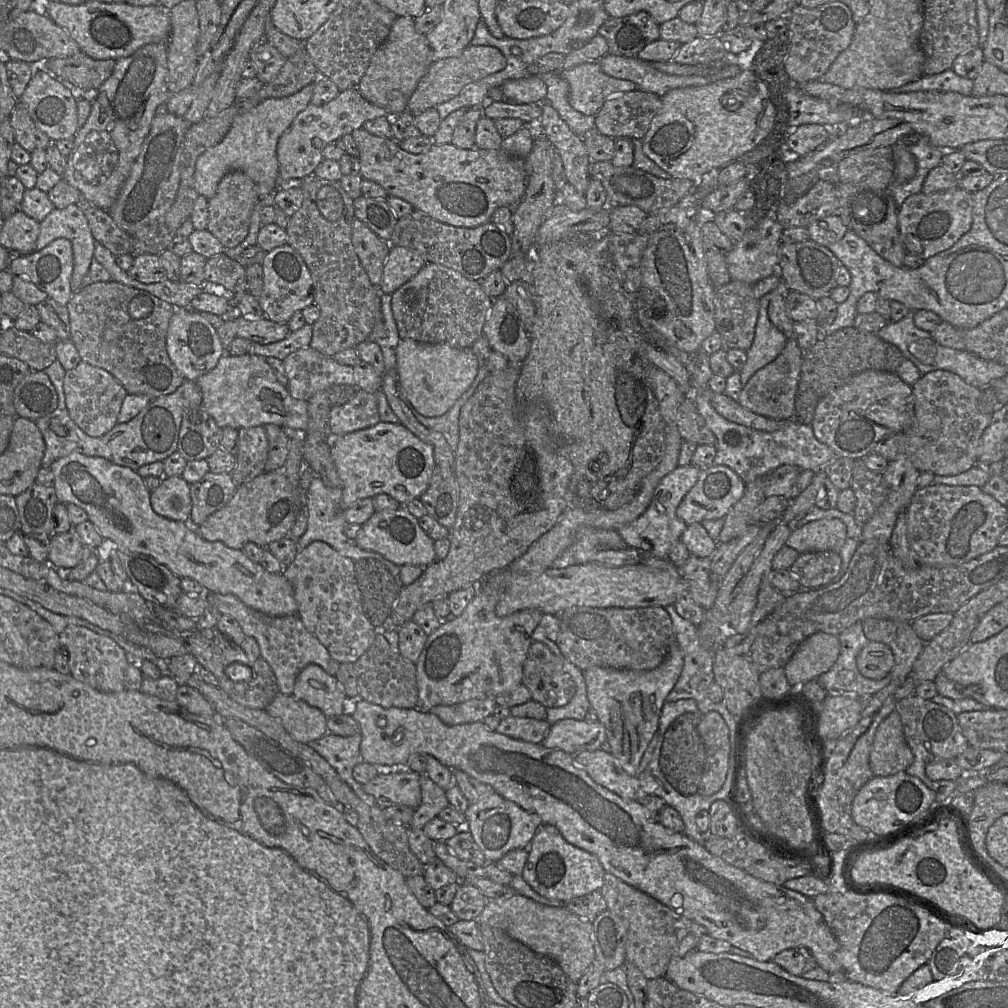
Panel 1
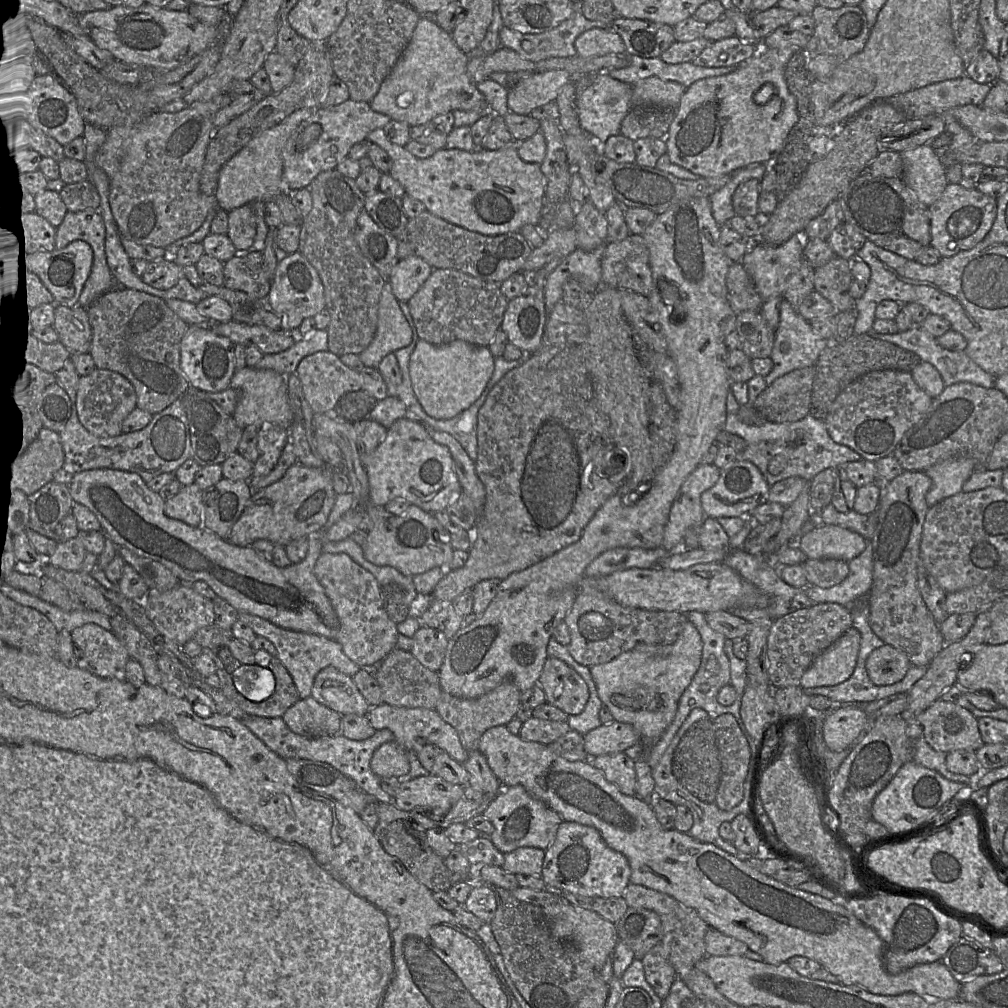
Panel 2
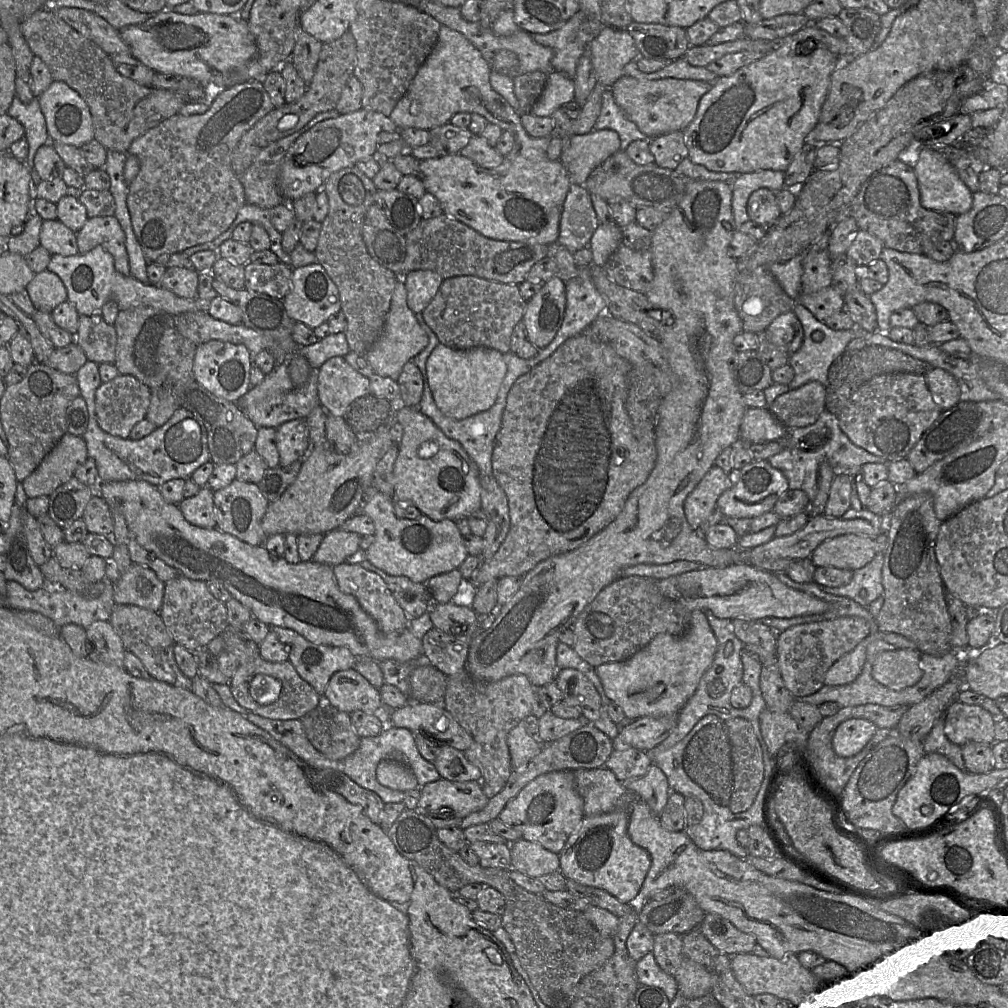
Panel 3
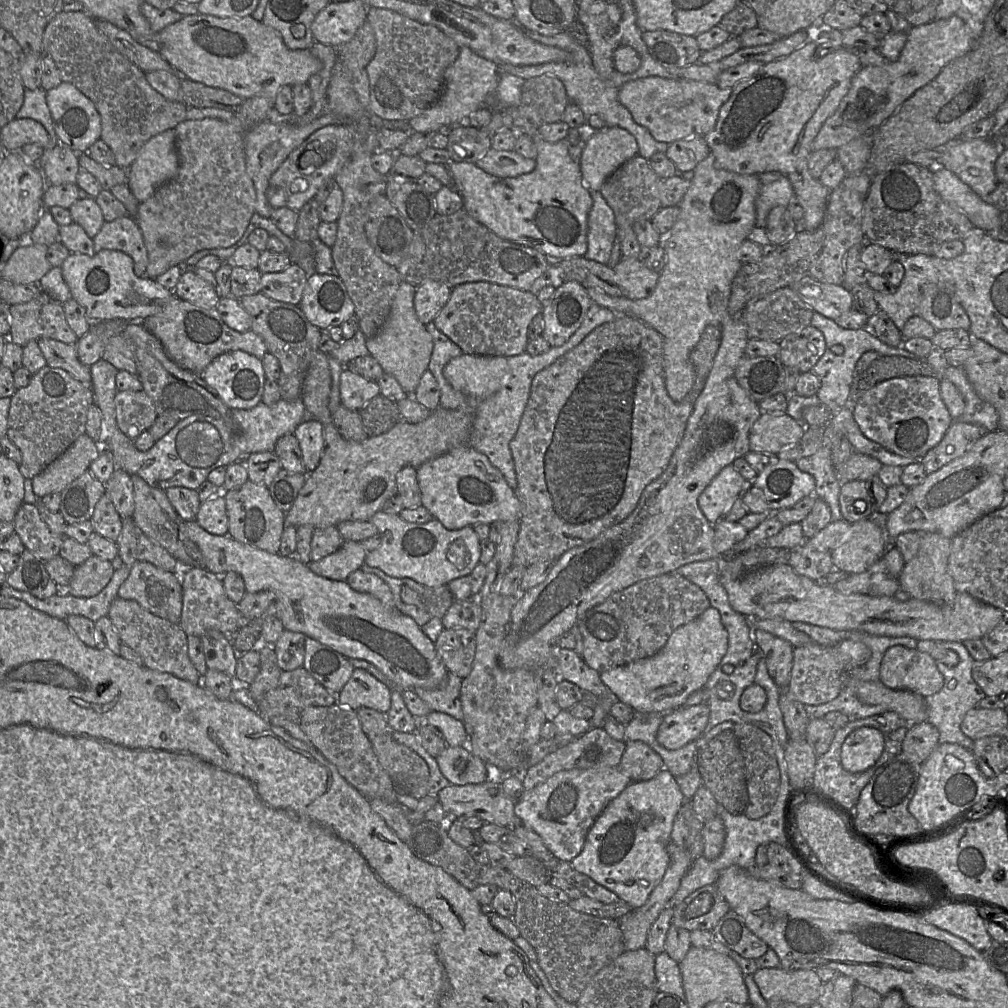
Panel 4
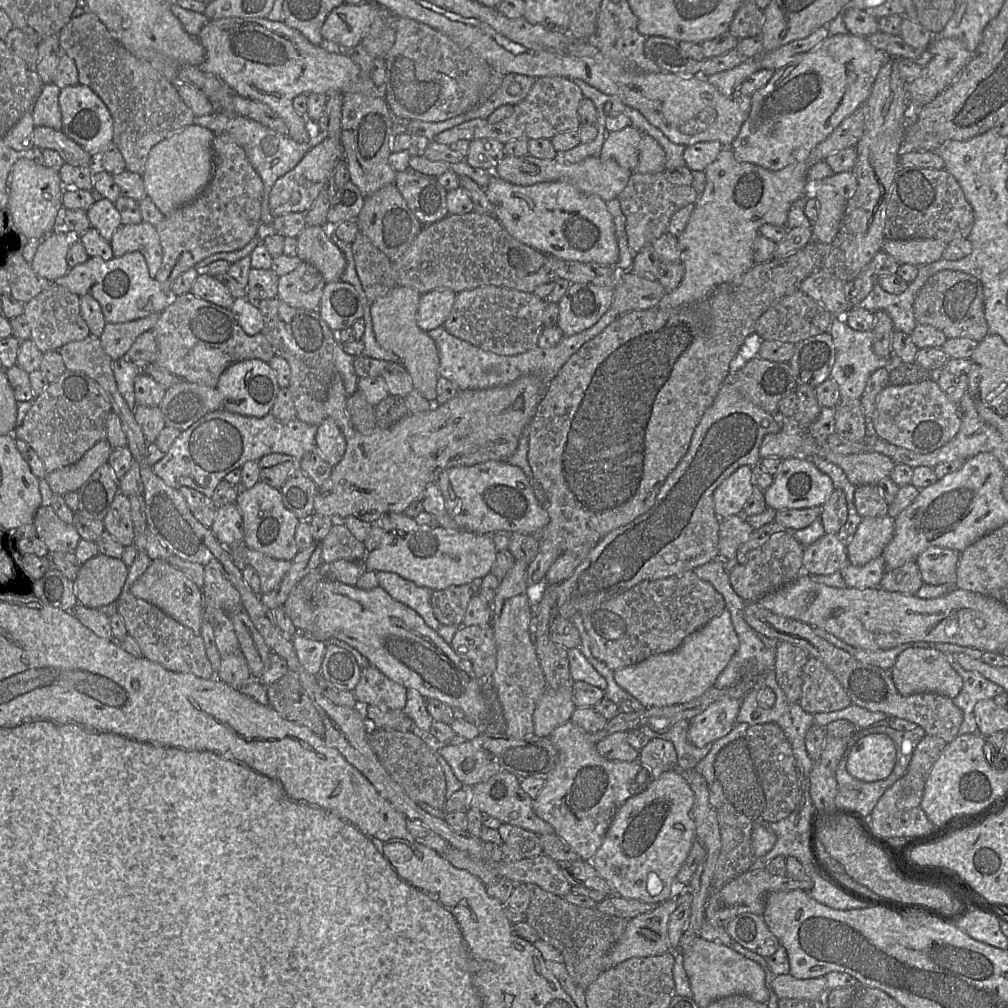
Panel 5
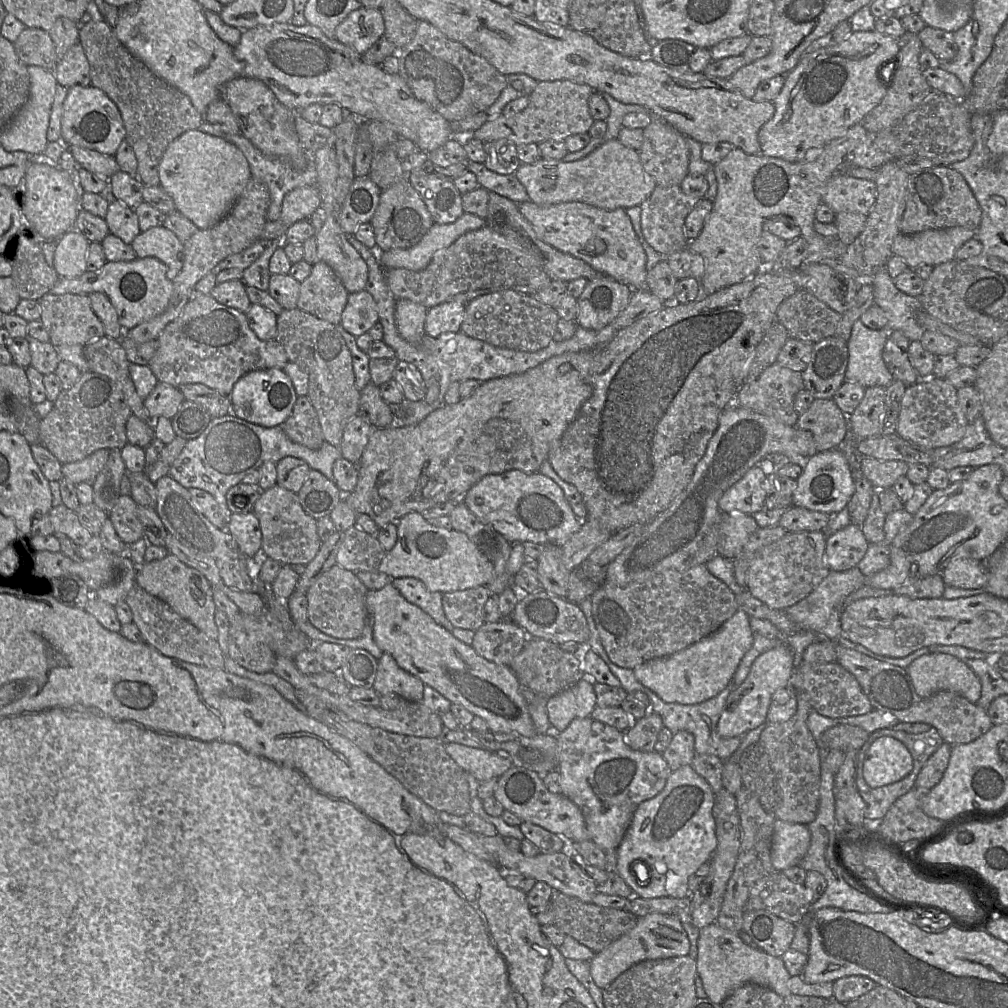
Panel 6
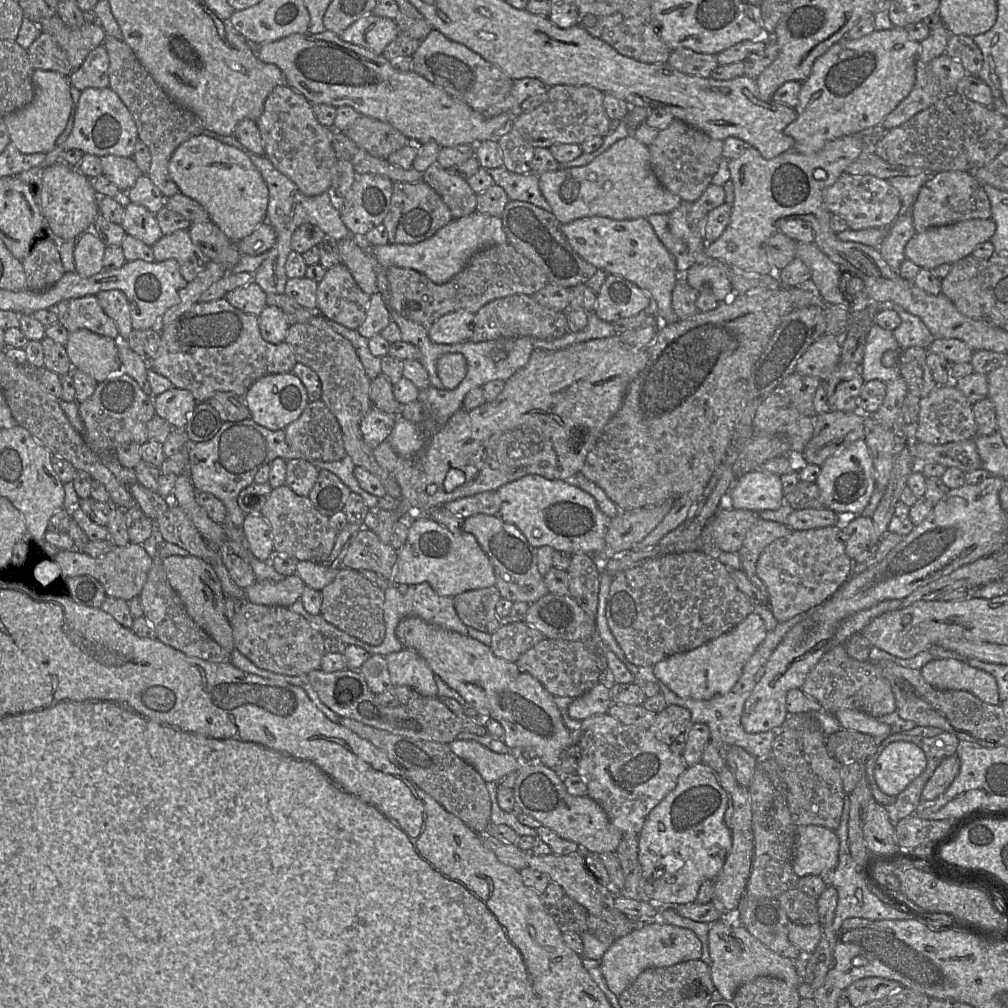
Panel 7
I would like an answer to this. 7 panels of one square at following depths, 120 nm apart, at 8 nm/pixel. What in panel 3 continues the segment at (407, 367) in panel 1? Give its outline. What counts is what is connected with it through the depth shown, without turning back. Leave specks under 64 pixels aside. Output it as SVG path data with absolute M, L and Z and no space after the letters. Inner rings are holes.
M438 344L426 361L426 380L438 409L447 417L462 419L488 409L497 398L507 367L503 354L495 349L475 347L454 349Z

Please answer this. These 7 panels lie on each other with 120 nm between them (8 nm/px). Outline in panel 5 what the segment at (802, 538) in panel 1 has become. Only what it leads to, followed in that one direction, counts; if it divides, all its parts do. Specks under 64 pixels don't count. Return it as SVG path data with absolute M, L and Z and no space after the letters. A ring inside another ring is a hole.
M885 515L880 517L862 518L857 530L847 541L848 563L854 566L862 566L882 554L884 548L891 540L894 533L894 518Z

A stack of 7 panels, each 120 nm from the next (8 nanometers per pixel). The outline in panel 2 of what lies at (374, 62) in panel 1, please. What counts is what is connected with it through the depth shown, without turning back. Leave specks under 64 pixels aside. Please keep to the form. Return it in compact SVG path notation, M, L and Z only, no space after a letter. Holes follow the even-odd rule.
M422 16L402 56L369 102L370 108L409 126L431 123L436 116L455 110L494 115L477 84L467 75L469 58L449 32Z

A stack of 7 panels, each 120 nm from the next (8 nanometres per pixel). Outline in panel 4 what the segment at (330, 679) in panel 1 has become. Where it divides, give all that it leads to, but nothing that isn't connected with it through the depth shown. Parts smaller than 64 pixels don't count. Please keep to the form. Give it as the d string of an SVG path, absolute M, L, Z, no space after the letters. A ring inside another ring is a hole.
M354 668L348 682L336 694L335 704L353 710L366 707L386 713L391 706L391 696L392 689L389 686L368 671Z

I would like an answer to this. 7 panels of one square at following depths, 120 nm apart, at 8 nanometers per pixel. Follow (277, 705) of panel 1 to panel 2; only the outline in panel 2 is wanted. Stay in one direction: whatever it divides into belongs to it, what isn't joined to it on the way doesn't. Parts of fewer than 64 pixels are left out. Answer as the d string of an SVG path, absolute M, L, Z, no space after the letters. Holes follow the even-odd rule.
M310 696L300 698L281 718L294 733L320 737L339 734L341 717Z

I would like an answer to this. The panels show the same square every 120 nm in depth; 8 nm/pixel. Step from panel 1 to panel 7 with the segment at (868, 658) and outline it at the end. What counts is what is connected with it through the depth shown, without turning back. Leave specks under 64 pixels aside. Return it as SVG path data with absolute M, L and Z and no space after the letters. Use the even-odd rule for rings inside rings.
M932 659L920 672L935 688L968 691L987 704L1000 704L996 679L959 660Z

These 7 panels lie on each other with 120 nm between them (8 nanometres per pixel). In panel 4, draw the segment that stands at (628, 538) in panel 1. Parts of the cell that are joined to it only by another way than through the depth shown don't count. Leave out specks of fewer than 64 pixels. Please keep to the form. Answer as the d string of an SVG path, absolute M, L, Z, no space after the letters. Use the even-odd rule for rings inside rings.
M732 464L725 466L698 498L707 520L712 524L719 521L728 506L745 491L747 483Z

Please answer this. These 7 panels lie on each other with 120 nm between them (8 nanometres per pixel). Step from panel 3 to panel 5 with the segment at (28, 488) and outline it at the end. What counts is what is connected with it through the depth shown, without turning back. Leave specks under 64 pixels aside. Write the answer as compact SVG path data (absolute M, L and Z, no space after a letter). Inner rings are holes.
M102 440L91 447L76 463L46 475L45 480L55 495L77 491L90 476L108 461L111 445Z

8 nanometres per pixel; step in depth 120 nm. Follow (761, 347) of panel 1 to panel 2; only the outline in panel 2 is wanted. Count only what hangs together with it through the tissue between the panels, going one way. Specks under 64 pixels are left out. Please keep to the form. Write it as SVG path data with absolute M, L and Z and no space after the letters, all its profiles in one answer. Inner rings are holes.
M786 301L780 302L780 320L775 332L775 341L770 359L773 369L766 377L766 382L772 383L775 379L800 368L813 367L821 352L831 344L832 340L822 338L811 327L809 321L804 319L792 305Z

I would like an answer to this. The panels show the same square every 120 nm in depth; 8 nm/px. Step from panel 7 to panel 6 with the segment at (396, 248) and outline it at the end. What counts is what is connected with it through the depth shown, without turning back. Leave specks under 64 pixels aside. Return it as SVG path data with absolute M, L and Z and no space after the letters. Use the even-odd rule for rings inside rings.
M466 212L453 223L434 223L416 245L380 252L380 264L386 270L405 268L421 271L438 251L449 247L463 234L486 225L486 219Z

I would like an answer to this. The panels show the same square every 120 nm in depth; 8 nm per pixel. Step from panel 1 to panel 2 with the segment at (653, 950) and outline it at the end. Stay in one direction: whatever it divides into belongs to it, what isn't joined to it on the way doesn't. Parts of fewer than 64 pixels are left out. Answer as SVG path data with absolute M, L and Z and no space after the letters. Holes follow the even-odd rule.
M629 883L622 898L631 908L652 910L660 916L663 927L663 936L660 943L663 949L668 951L668 958L676 971L676 976L685 982L689 969L706 956L706 934L711 927L695 910L665 893L645 886Z

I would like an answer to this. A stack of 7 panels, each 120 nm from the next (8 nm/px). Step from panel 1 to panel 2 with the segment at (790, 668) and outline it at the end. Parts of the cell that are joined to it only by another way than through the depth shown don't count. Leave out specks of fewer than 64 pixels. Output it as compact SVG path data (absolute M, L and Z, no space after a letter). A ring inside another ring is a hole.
M851 627L814 659L799 686L802 689L834 686L846 681L853 674L859 649L860 633Z

